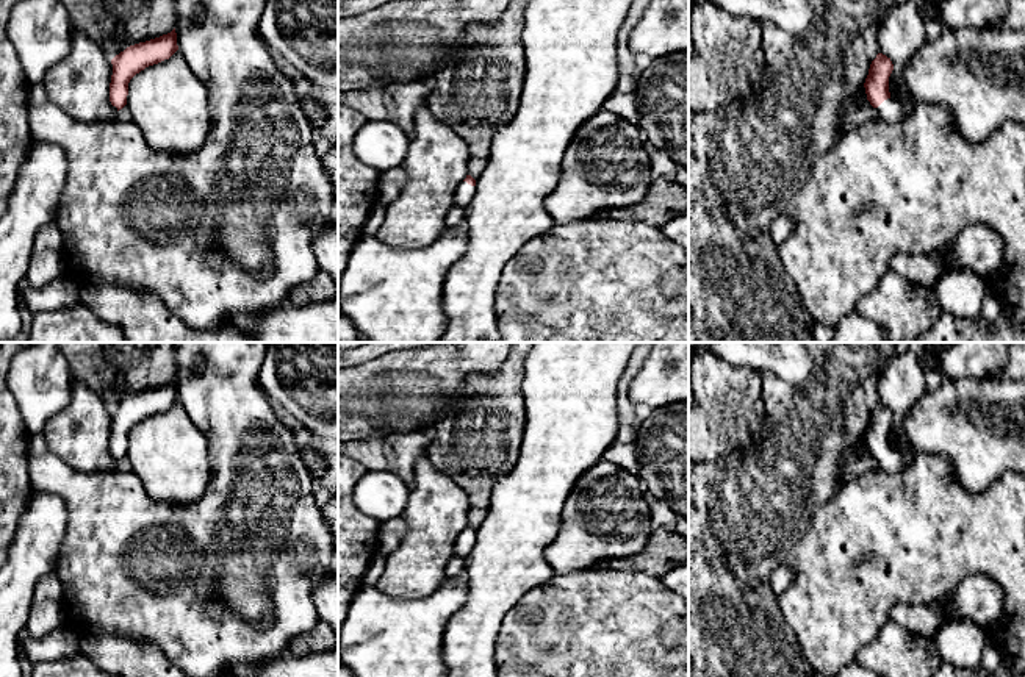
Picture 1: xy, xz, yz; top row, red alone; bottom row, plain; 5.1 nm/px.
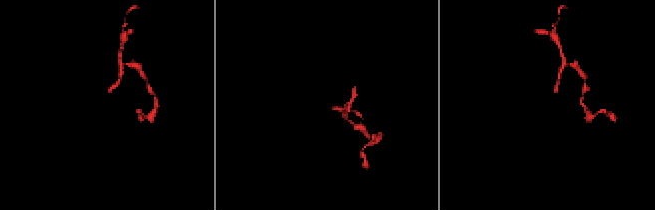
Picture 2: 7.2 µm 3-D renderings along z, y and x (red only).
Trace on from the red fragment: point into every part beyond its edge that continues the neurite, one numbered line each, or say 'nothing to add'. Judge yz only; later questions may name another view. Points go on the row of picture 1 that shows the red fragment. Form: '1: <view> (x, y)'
1: yz (892, 111)

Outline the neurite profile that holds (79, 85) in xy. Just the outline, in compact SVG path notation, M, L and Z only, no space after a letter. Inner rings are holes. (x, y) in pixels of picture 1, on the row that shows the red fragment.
M72 31L72 50L53 66L42 84L49 99L80 122L113 120L117 111L110 102L111 59L81 31Z

